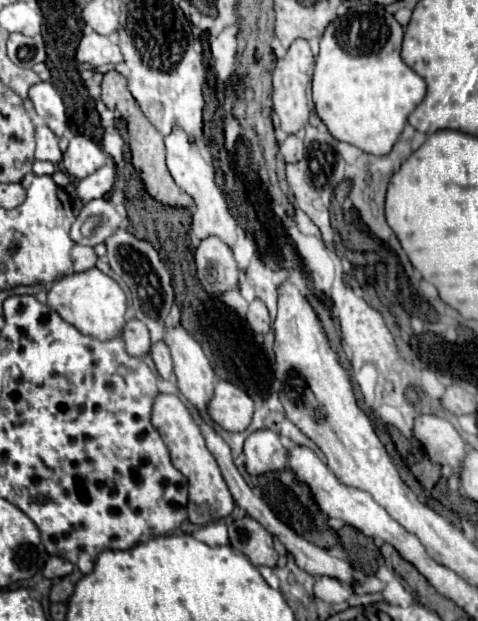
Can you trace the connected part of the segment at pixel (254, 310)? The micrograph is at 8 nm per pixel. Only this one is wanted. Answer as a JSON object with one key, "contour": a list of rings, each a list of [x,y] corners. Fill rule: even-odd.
{"contour":[[[254,300],[248,308],[248,324],[254,332],[258,334],[266,334],[270,330],[270,316],[266,306],[260,300]]]}

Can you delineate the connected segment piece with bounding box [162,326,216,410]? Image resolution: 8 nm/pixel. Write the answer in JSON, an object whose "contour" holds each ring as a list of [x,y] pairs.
{"contour":[[[182,326],[168,328],[162,340],[172,354],[178,390],[190,404],[206,410],[206,404],[214,392],[216,374],[200,344]]]}

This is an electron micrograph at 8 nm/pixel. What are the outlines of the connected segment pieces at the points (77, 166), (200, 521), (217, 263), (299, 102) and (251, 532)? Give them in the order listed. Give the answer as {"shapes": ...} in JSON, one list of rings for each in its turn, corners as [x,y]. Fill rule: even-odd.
{"shapes":[[[[74,136],[70,138],[70,144],[64,152],[64,170],[76,178],[82,180],[86,176],[90,176],[92,172],[96,172],[98,168],[102,168],[106,164],[108,156],[100,150],[100,146],[96,142],[92,142],[86,136]]],[[[158,394],[154,398],[152,406],[152,426],[160,432],[172,464],[188,478],[188,518],[192,524],[204,526],[208,522],[214,522],[218,518],[226,518],[234,510],[232,494],[228,492],[228,486],[224,484],[224,478],[220,474],[220,468],[206,448],[206,440],[200,432],[200,426],[190,416],[184,402],[174,394]]],[[[218,236],[204,238],[196,248],[198,280],[206,292],[224,292],[238,284],[238,266],[232,250]]],[[[294,40],[292,46],[288,48],[288,54],[278,60],[276,70],[274,70],[274,112],[280,118],[280,128],[286,134],[296,134],[302,126],[308,124],[308,86],[310,86],[310,70],[314,64],[314,54],[310,50],[308,40]]],[[[250,516],[232,520],[232,524],[228,526],[228,534],[230,546],[248,556],[254,566],[276,566],[278,552],[274,550],[272,534],[260,522]]]]}

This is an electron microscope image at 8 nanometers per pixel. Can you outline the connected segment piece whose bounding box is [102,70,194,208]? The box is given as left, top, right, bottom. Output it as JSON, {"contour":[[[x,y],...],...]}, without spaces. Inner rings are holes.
{"contour":[[[116,70],[106,72],[104,78],[102,78],[102,102],[110,102],[110,100],[114,102],[116,110],[122,114],[122,118],[128,124],[128,136],[130,136],[128,144],[130,144],[130,152],[132,152],[132,164],[140,172],[148,194],[164,206],[192,208],[194,206],[192,198],[182,188],[176,188],[176,182],[172,180],[172,176],[168,176],[168,168],[166,168],[166,162],[164,162],[164,138],[162,138],[162,134],[156,132],[156,128],[152,128],[152,124],[148,122],[148,118],[142,114],[140,106],[136,104],[136,100],[128,92],[126,78]]]}

